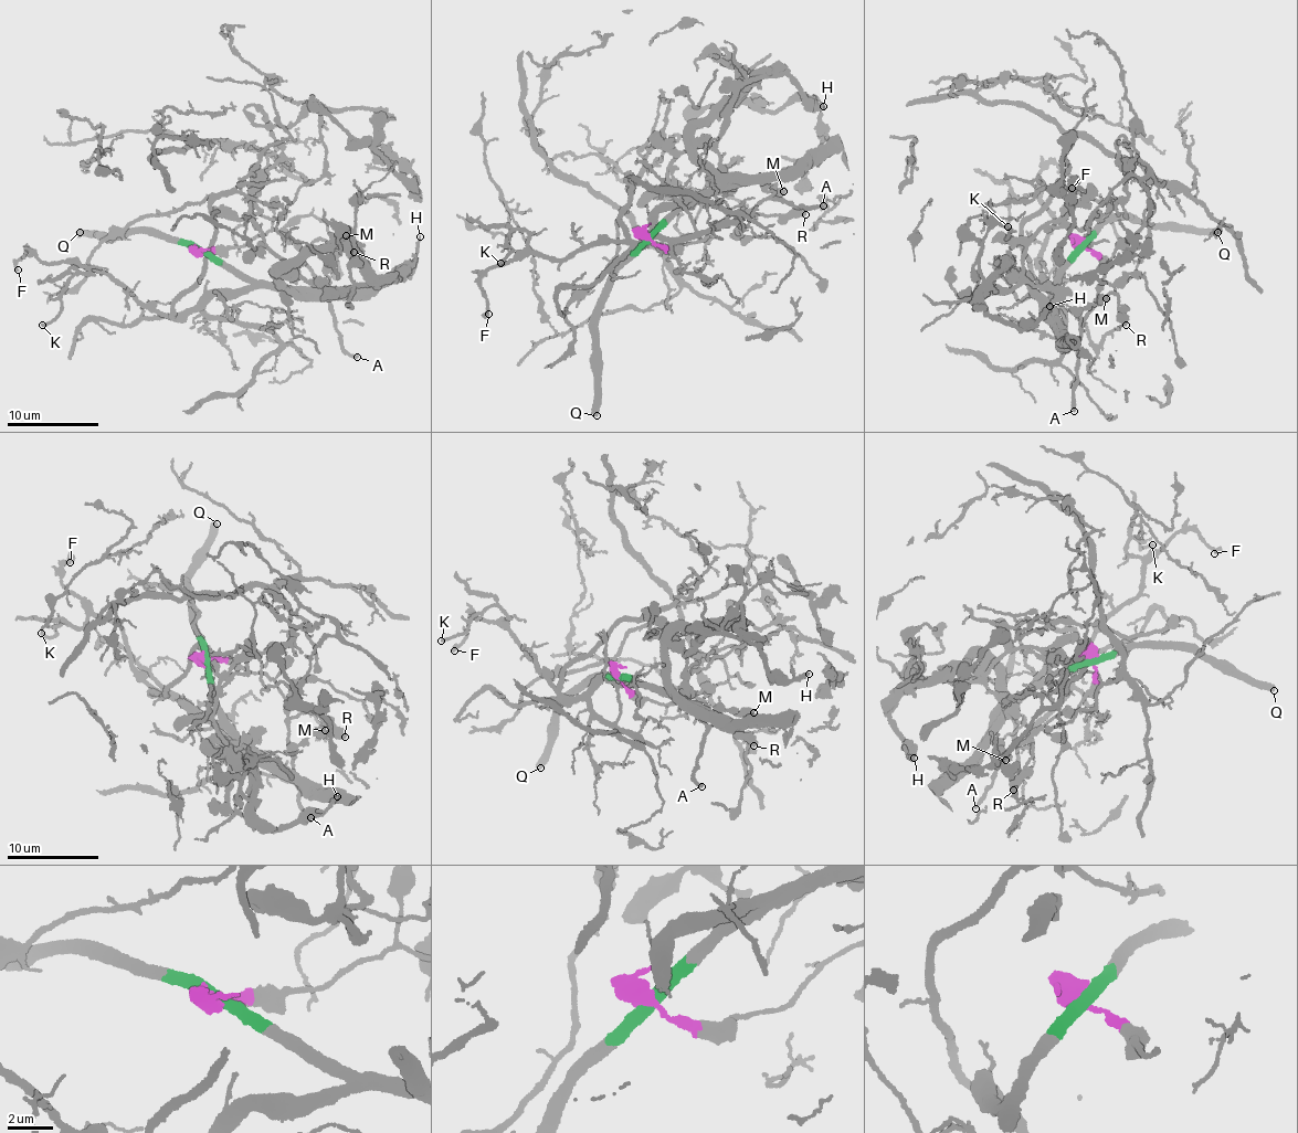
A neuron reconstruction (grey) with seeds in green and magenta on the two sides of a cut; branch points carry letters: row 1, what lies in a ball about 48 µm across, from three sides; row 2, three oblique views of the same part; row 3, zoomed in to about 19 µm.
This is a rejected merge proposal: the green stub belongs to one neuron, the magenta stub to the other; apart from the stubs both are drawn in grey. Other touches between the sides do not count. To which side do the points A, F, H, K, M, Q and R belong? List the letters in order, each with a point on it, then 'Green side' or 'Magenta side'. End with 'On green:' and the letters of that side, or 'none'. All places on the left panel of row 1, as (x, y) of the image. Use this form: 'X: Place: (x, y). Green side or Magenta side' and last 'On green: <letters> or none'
A: Place: (357, 357). Magenta side
F: Place: (18, 269). Green side
H: Place: (420, 236). Green side
K: Place: (42, 325). Green side
M: Place: (346, 235). Magenta side
Q: Place: (80, 232). Green side
R: Place: (354, 252). Magenta side
On green: F, H, K, Q

